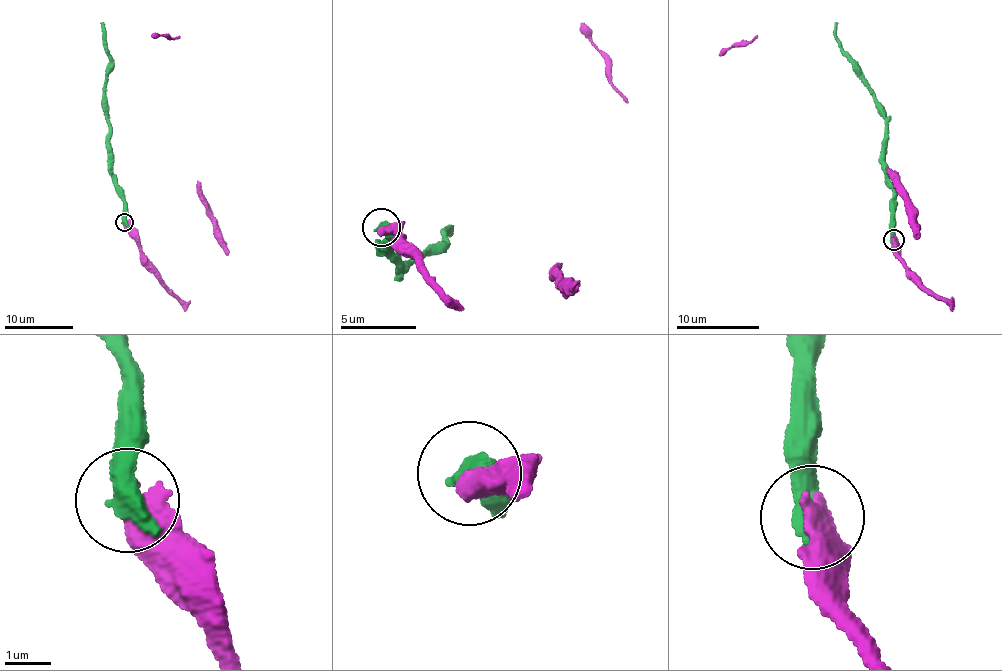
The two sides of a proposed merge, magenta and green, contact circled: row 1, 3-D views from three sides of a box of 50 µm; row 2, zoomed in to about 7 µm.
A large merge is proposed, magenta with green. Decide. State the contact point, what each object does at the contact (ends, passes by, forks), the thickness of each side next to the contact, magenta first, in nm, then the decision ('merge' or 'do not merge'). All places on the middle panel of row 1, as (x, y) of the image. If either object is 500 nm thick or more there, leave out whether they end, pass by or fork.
(381, 227) | 600/550 nm | merge

